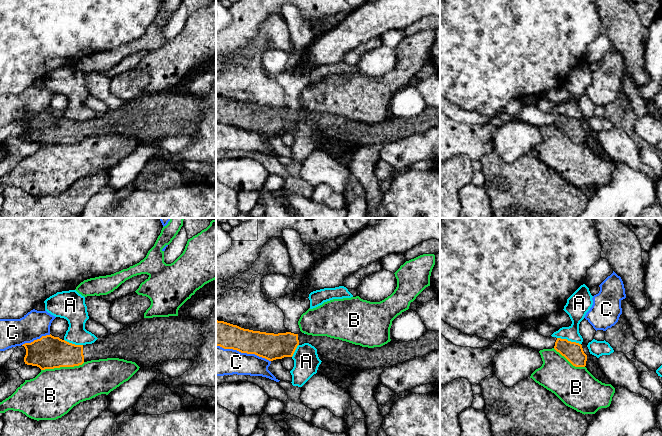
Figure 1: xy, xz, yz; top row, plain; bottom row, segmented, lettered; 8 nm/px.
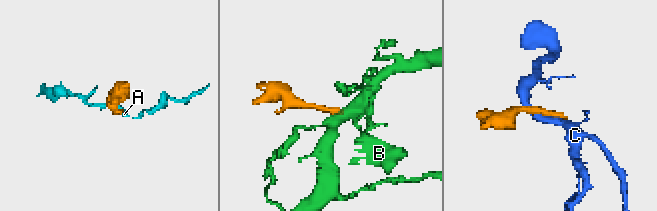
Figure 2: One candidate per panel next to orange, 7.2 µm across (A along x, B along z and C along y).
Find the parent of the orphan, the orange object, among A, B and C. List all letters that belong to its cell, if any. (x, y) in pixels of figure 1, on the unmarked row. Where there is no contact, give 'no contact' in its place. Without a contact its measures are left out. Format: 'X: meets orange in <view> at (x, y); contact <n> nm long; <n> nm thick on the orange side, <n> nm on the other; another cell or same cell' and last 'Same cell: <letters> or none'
A: meets orange in yz at (569, 117); contact 200 nm long; 160 nm thick on the orange side, 140 nm on the other; another cell
B: meets orange in xy at (62, 142); contact 360 nm long; 260 nm thick on the orange side, 380 nm on the other; another cell
C: meets orange in xz at (243, 128); contact 460 nm long; 220 nm thick on the orange side, 240 nm on the other; another cell
Same cell: none

